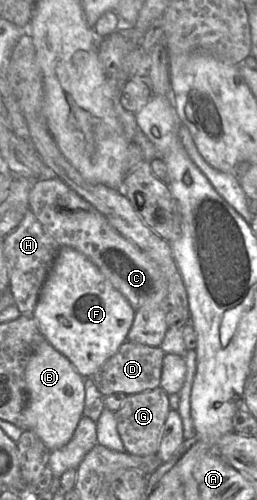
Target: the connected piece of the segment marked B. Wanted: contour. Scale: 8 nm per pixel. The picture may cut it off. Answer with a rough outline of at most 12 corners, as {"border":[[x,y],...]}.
{"border":[[42,341],[26,365],[29,430],[50,451],[84,415],[85,378]]}

